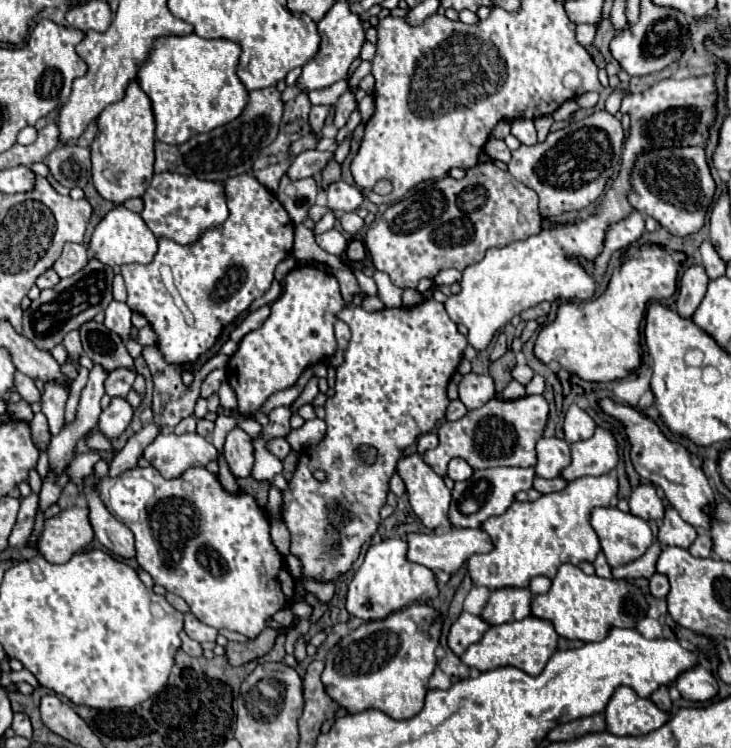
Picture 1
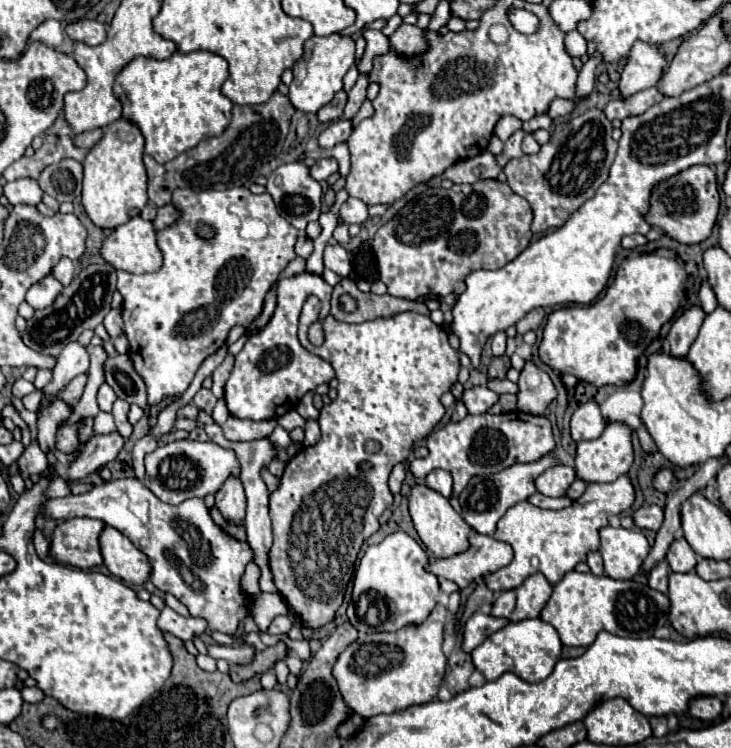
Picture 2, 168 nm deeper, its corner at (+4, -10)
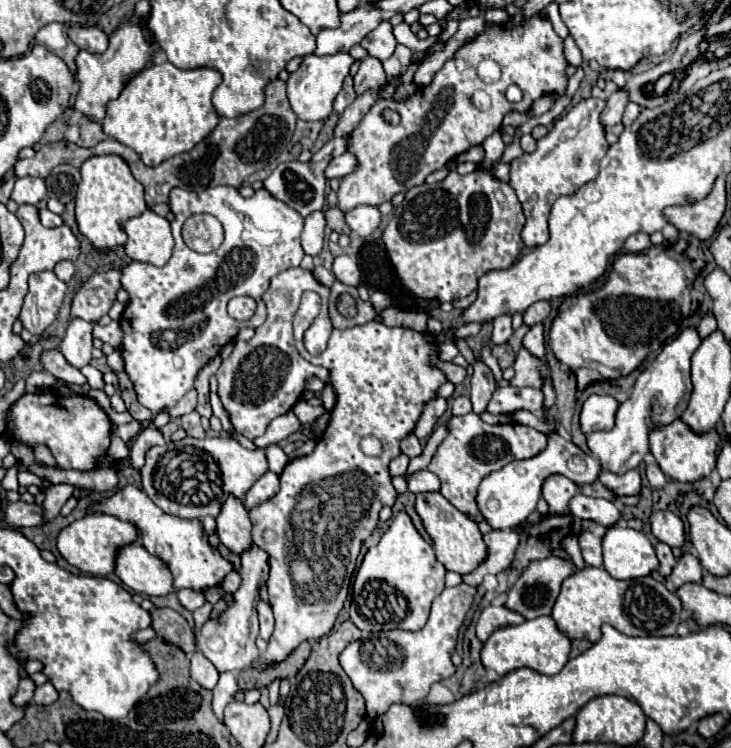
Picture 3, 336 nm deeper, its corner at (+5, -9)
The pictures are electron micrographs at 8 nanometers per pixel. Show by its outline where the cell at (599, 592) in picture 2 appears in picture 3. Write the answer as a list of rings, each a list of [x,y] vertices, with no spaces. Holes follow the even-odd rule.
[[[584,568],[584,570],[574,572],[572,576],[568,576],[562,582],[560,596],[556,598],[556,604],[552,610],[552,618],[564,636],[568,636],[570,640],[586,638],[590,642],[600,640],[602,624],[610,624],[612,628],[616,628],[618,632],[622,632],[626,636],[672,636],[672,634],[676,634],[680,616],[682,616],[682,604],[680,604],[678,596],[674,592],[668,592],[662,582],[654,580],[652,576],[644,576],[644,578],[636,578],[636,580],[616,580],[604,568]]]

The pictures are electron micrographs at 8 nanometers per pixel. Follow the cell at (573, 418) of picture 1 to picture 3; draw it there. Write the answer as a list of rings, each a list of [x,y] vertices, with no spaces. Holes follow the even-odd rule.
[[[592,394],[580,412],[580,428],[584,434],[590,432],[604,432],[614,426],[612,418],[618,410],[618,402],[612,396],[598,396]]]

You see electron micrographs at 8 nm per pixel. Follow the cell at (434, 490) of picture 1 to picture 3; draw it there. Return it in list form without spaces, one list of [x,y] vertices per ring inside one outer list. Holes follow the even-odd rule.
[[[440,492],[416,494],[416,512],[432,538],[436,558],[444,564],[446,570],[468,574],[486,558],[486,546],[476,522],[470,520],[464,512],[456,510]]]

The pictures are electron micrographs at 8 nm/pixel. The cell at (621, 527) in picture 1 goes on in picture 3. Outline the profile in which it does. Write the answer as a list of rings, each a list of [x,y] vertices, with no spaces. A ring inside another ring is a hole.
[[[610,526],[602,538],[604,568],[616,580],[648,576],[658,568],[658,558],[650,540],[632,528]]]

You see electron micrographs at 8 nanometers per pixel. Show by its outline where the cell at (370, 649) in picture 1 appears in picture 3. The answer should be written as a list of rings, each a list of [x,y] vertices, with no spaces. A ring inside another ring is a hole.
[[[458,584],[454,588],[444,588],[440,596],[434,598],[428,624],[418,632],[376,632],[368,638],[350,642],[340,654],[340,666],[352,680],[354,688],[362,694],[366,702],[366,716],[376,718],[384,714],[392,704],[418,704],[426,700],[428,690],[434,682],[446,680],[454,674],[454,664],[450,652],[456,646],[458,628],[472,604],[476,588],[468,584]]]

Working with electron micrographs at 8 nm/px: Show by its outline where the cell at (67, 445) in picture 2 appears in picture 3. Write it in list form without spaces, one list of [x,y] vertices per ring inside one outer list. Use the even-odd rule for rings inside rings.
[[[24,394],[8,410],[12,418],[12,438],[30,446],[46,444],[62,470],[92,470],[106,454],[110,442],[110,420],[106,412],[88,396],[64,398],[60,394]]]

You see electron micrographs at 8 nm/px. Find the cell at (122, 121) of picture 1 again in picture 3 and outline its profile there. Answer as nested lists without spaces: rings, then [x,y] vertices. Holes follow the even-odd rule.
[[[118,154],[92,156],[82,166],[82,182],[76,192],[76,222],[80,232],[92,242],[96,250],[110,250],[126,242],[124,222],[132,216],[140,216],[146,210],[144,186],[132,176],[128,162]]]

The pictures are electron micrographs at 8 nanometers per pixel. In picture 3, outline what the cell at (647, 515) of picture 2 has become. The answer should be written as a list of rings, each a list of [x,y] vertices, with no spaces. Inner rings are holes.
[[[670,510],[652,512],[650,526],[652,526],[652,534],[660,542],[666,542],[672,548],[684,544],[684,524],[678,514],[674,514]]]

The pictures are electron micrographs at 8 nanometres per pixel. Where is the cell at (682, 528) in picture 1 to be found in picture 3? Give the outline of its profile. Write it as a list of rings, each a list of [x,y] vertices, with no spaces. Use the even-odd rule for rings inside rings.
[[[686,552],[678,558],[678,562],[676,562],[676,566],[672,568],[672,574],[670,574],[670,582],[676,588],[682,586],[684,582],[700,582],[700,578],[702,578],[700,560],[690,552]]]

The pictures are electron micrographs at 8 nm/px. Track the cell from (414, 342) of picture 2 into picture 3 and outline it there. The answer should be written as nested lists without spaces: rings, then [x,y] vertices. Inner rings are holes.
[[[304,292],[302,304],[294,318],[294,338],[298,352],[312,364],[320,364],[330,370],[330,382],[336,390],[336,404],[330,412],[330,422],[324,434],[320,436],[316,448],[312,454],[296,458],[286,464],[284,472],[280,474],[280,490],[262,502],[260,506],[250,510],[250,520],[254,524],[252,528],[252,540],[262,546],[270,556],[270,578],[266,582],[270,606],[276,616],[276,628],[268,642],[266,652],[252,664],[256,668],[268,666],[272,662],[284,660],[300,642],[304,640],[318,640],[326,636],[338,612],[344,606],[344,600],[348,596],[348,586],[352,572],[356,568],[356,558],[360,554],[360,546],[366,536],[370,536],[378,524],[378,512],[382,506],[394,506],[398,492],[392,486],[388,464],[396,456],[400,456],[400,442],[408,434],[414,432],[416,422],[424,410],[424,406],[436,398],[438,388],[446,382],[446,374],[438,368],[438,344],[428,332],[416,332],[412,328],[404,326],[384,326],[382,322],[366,322],[362,326],[346,328],[346,330],[334,330],[328,348],[312,356],[302,344],[302,336],[306,328],[310,326],[310,320],[314,320],[320,312],[320,296],[316,292]],[[364,436],[378,436],[382,438],[384,452],[378,458],[368,458],[360,450],[360,438]],[[270,528],[276,534],[274,542],[266,542],[262,538],[264,530]]]

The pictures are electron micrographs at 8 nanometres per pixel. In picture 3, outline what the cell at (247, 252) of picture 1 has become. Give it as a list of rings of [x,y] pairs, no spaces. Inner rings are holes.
[[[216,186],[216,188],[208,188],[204,192],[190,192],[190,190],[174,188],[170,192],[170,210],[174,214],[174,220],[170,226],[172,226],[172,236],[176,242],[172,258],[162,268],[154,268],[152,264],[144,264],[144,262],[130,262],[120,270],[122,288],[130,294],[130,300],[120,318],[122,332],[124,332],[122,350],[120,350],[122,358],[124,358],[124,370],[130,376],[130,380],[134,382],[138,402],[142,406],[146,406],[148,410],[152,410],[154,414],[158,414],[166,408],[172,408],[188,390],[194,388],[196,374],[214,356],[218,356],[220,350],[230,340],[236,338],[240,326],[258,328],[266,320],[266,306],[264,306],[262,294],[268,290],[270,278],[292,266],[298,266],[304,256],[302,244],[300,244],[304,218],[300,218],[300,214],[296,214],[296,210],[292,210],[290,206],[284,206],[284,202],[272,198],[272,194],[268,194],[262,188],[262,190],[256,190],[256,194],[252,198],[244,198],[244,206],[248,212],[246,224],[244,224],[242,214],[228,208],[232,204],[232,200],[228,198],[230,194],[240,194],[240,192],[232,186]],[[196,212],[212,214],[224,226],[224,242],[212,254],[198,254],[198,252],[190,250],[180,236],[184,220]],[[234,296],[250,296],[258,304],[256,314],[242,324],[236,322],[234,318],[230,318],[226,312],[226,304]]]

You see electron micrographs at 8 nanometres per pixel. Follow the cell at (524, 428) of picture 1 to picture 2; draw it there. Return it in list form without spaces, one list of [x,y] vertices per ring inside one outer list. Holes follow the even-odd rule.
[[[523,411],[501,413],[501,415],[467,415],[461,421],[449,421],[441,429],[435,429],[427,437],[429,455],[423,459],[415,459],[411,463],[411,471],[417,479],[425,479],[425,475],[433,469],[445,469],[453,477],[453,497],[467,487],[469,479],[475,475],[497,473],[513,463],[531,463],[541,459],[543,455],[555,449],[555,439],[551,433],[551,423],[543,415],[529,415]]]

